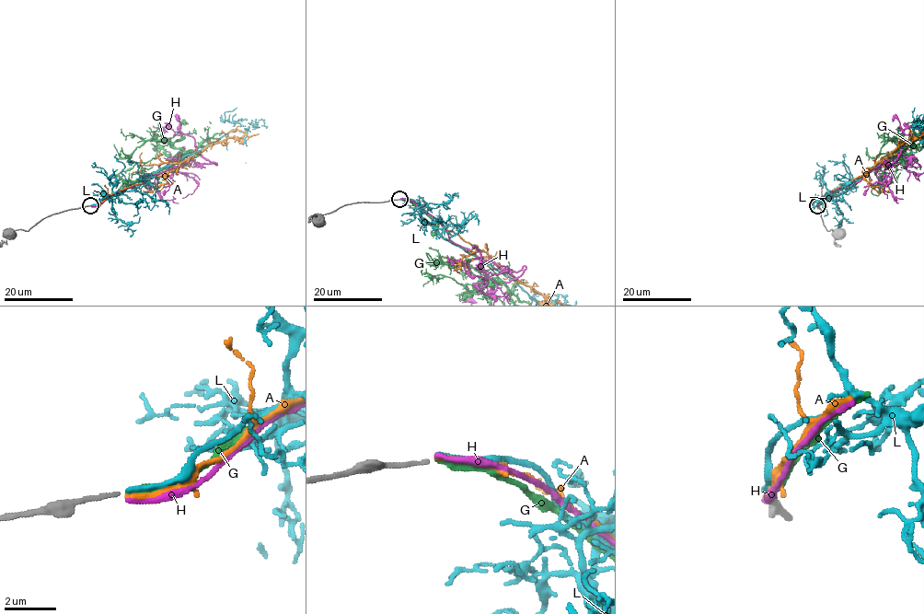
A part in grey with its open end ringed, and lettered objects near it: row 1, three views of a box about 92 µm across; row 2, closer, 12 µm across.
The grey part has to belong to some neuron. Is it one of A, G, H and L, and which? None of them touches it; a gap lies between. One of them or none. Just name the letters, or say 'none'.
L

